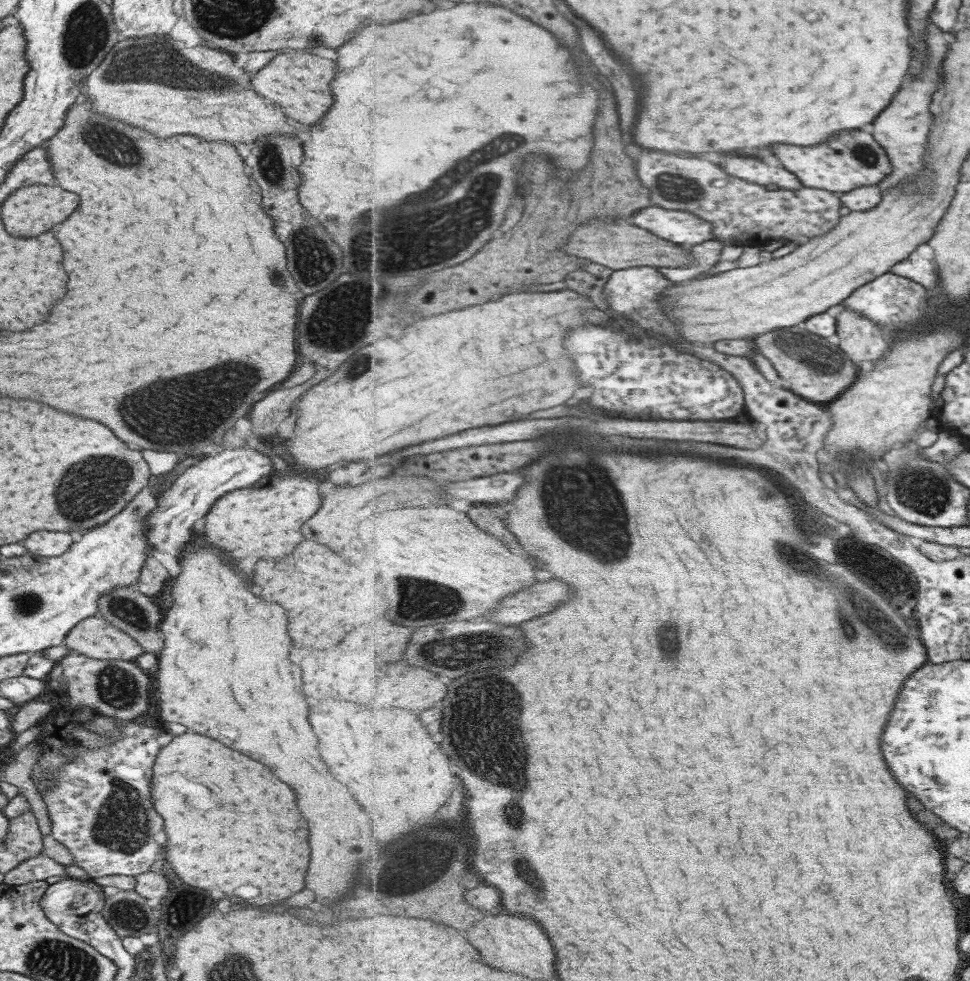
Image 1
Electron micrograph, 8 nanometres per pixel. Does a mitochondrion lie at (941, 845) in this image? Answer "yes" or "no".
no

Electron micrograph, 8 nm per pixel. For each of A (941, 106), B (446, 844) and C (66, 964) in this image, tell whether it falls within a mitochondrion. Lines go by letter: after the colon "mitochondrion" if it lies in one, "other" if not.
A: other
B: mitochondrion
C: mitochondrion

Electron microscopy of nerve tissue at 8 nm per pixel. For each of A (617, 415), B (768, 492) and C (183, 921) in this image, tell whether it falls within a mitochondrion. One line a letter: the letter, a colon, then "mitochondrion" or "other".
A: other
B: mitochondrion
C: other

